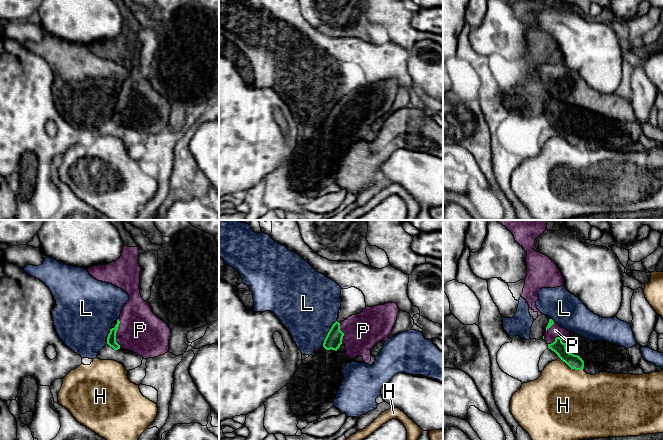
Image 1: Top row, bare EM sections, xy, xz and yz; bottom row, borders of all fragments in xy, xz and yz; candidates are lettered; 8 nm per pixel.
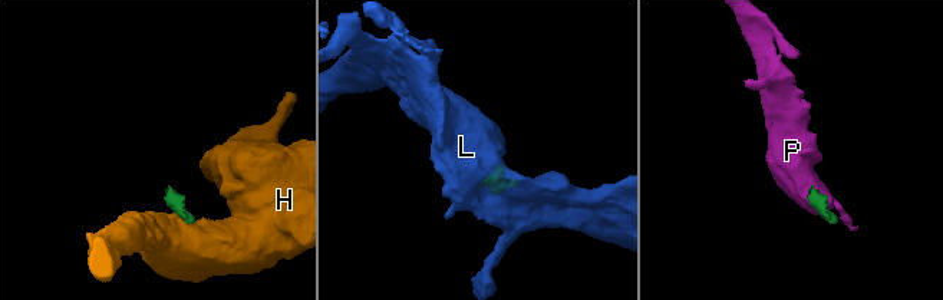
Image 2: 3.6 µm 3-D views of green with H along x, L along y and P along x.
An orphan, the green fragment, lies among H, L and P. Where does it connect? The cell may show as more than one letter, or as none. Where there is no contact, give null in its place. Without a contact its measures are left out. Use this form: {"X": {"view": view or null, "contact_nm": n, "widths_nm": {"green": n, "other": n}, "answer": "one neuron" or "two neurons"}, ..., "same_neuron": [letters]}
{"H": {"view": "yz", "contact_nm": 220, "widths_nm": {"green": 110, "other": 500}, "answer": "two neurons"}, "L": {"view": "xz", "contact_nm": 150, "widths_nm": {"green": 140, "other": 420}, "answer": "two neurons"}, "P": {"view": "xy", "contact_nm": 240, "widths_nm": {"green": 80, "other": 360}, "answer": "one neuron"}, "same_neuron": ["P"]}

